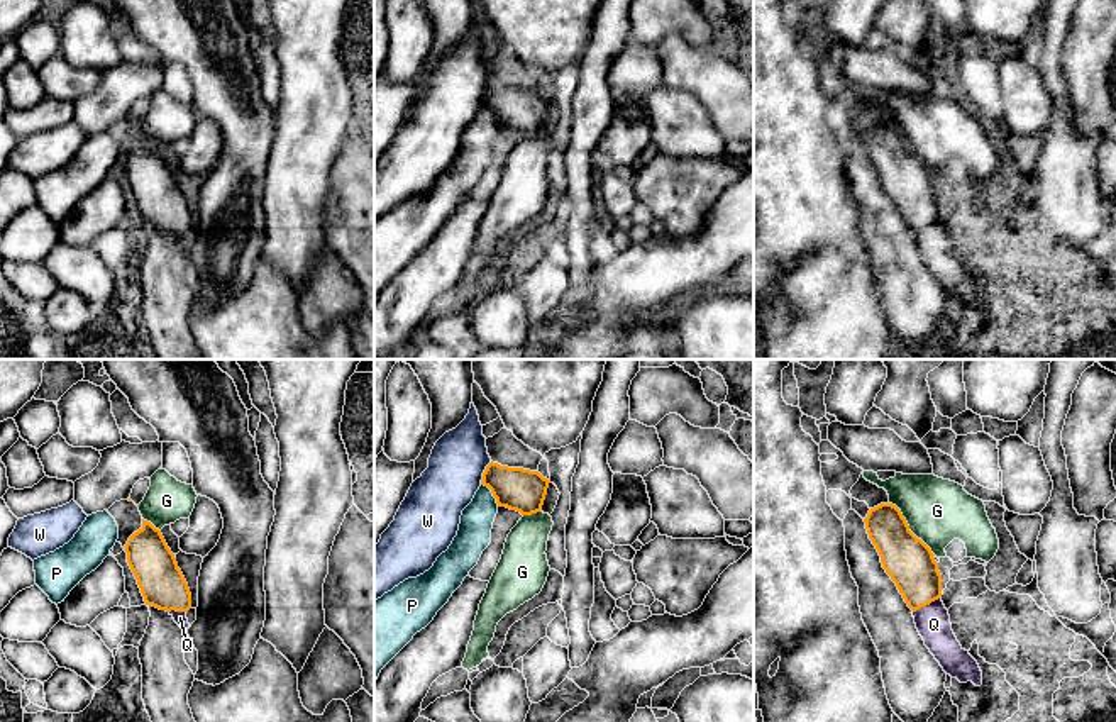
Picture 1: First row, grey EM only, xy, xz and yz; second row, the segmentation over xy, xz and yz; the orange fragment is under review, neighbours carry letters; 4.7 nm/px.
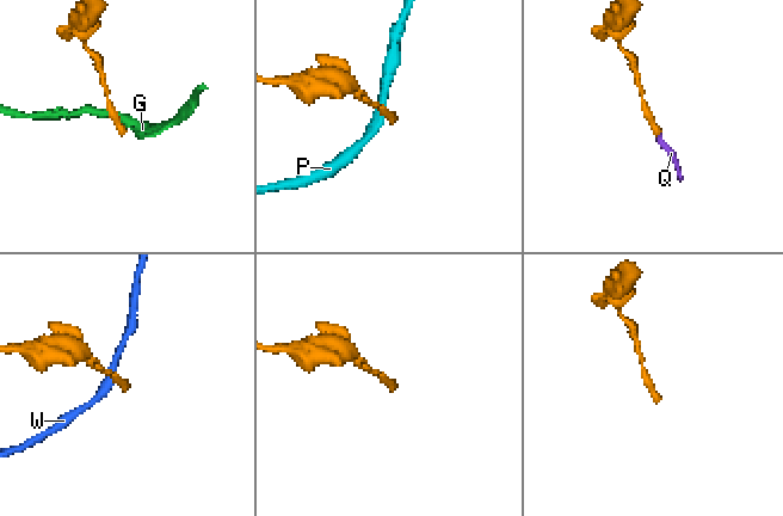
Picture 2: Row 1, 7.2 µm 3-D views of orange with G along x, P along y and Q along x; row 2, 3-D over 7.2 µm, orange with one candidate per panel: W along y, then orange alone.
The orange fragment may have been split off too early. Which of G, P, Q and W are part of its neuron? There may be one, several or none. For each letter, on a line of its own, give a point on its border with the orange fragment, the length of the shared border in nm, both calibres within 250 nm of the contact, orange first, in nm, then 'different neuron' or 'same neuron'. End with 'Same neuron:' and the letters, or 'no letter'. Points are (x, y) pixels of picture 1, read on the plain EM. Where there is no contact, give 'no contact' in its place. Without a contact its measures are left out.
G: yz (908, 148) | 340 nm | 240/300 nm | different neuron
P: xz (491, 112) | 140 nm | 200/160 nm | different neuron
Q: yz (927, 224) | 160 nm | 240/160 nm | same neuron
W: xz (483, 94) | 130 nm | 200/260 nm | different neuron
Same neuron: Q

